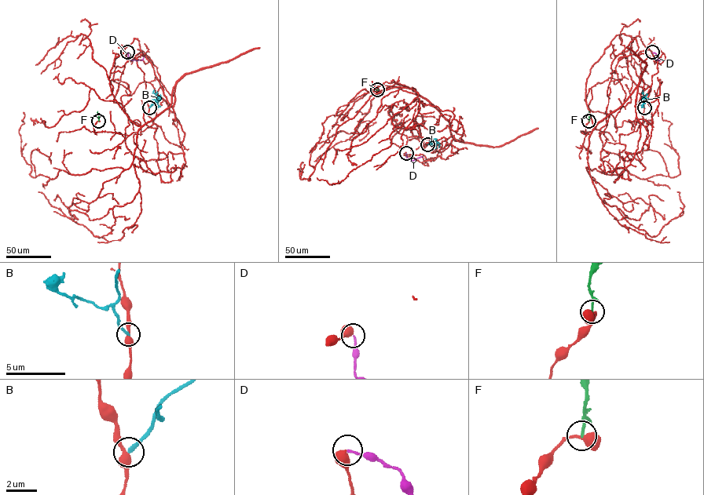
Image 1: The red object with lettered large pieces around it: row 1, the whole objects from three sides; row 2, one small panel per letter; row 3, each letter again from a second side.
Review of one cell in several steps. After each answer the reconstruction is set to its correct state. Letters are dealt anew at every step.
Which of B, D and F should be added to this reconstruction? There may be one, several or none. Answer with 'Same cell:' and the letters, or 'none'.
Same cell: D

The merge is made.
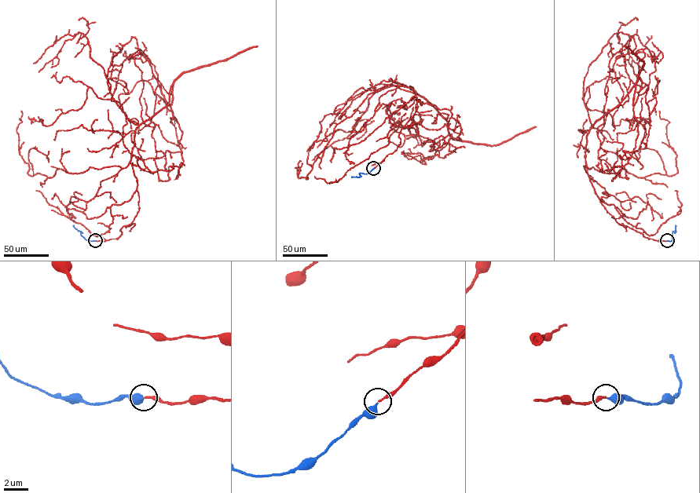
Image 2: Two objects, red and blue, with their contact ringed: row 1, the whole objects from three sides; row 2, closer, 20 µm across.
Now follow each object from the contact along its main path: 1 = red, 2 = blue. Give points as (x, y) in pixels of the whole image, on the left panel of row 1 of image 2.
1: (95, 240), (119, 238), (138, 210), (134, 134), (172, 85), (183, 162), (151, 172), (129, 152), (125, 85)
2: (95, 240), (86, 240), (73, 225)

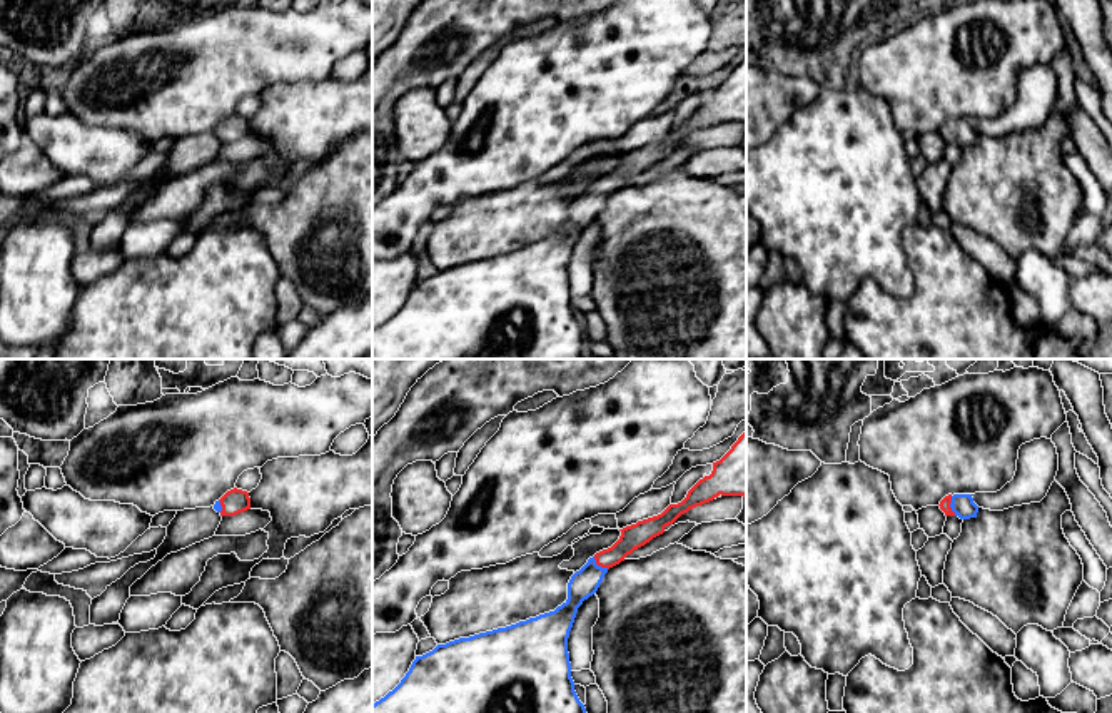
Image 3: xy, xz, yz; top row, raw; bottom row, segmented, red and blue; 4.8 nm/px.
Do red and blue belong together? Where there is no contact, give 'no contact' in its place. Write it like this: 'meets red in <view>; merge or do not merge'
meets red in xz; merge

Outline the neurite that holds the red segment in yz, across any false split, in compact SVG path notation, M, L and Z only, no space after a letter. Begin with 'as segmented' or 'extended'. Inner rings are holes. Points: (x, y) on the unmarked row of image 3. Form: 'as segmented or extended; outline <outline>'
extended; outline M948 120L940 127L940 135L945 142L958 142L960 145L977 144L978 132L972 120Z

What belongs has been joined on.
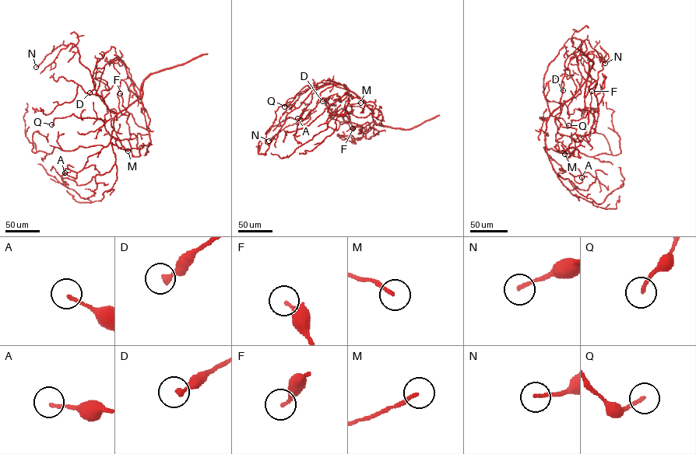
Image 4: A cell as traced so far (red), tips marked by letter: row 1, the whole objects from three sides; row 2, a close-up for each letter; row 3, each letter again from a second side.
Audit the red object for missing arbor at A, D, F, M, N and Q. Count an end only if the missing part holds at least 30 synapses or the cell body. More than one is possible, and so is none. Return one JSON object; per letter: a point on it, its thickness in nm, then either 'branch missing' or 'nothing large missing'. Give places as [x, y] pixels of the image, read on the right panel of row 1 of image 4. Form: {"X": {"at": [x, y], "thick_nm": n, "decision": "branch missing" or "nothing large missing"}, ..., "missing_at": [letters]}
{"A": {"at": [581, 177], "thick_nm": 160, "decision": "branch missing"}, "D": {"at": [563, 90], "thick_nm": 280, "decision": "nothing large missing"}, "F": {"at": [592, 91], "thick_nm": 240, "decision": "nothing large missing"}, "M": {"at": [564, 154], "thick_nm": 150, "decision": "nothing large missing"}, "N": {"at": [605, 63], "thick_nm": 160, "decision": "branch missing"}, "Q": {"at": [568, 125], "thick_nm": 150, "decision": "nothing large missing"}, "missing_at": ["A", "N"]}

